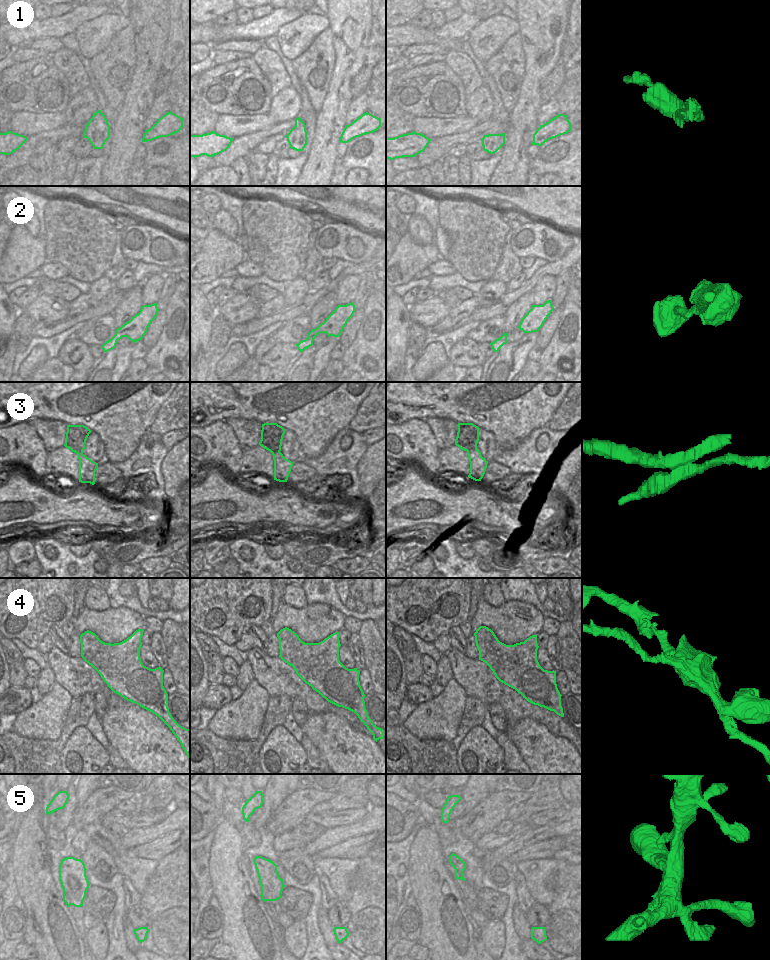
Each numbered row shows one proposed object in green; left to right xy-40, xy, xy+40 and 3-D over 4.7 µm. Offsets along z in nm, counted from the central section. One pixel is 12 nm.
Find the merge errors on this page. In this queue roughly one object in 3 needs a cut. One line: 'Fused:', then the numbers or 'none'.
Fused: 1, 3, 4

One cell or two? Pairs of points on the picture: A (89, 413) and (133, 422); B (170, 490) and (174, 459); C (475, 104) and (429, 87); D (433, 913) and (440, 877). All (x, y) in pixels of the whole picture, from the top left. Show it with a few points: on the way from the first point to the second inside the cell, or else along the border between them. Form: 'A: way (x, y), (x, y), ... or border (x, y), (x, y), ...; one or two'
A: way (100, 413), (122, 413); one
B: way (173, 482), (174, 467); one
C: border (467, 96), (466, 113), (479, 121); two
D: way (437, 904), (437, 886); one

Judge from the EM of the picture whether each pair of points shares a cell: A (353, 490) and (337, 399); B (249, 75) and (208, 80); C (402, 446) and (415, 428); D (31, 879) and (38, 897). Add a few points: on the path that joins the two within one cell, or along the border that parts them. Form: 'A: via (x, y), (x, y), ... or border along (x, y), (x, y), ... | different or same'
A: border along (347, 426), (336, 434), (327, 447) | different
B: via (239, 75), (226, 75), (222, 73), (218, 76) | same
C: via (406, 442), (415, 432) | same
D: via (34, 883), (38, 893) | same

